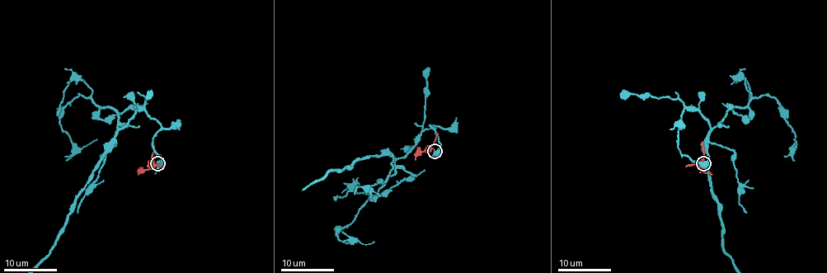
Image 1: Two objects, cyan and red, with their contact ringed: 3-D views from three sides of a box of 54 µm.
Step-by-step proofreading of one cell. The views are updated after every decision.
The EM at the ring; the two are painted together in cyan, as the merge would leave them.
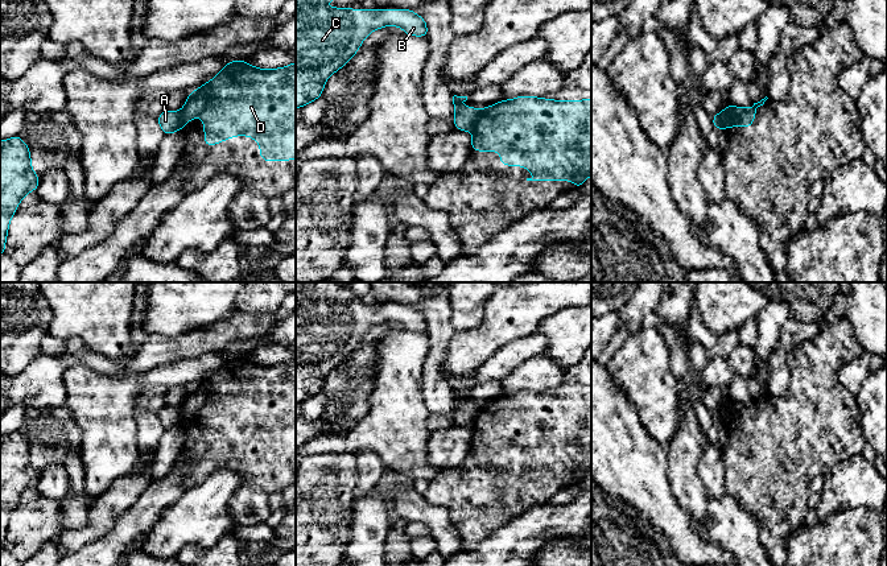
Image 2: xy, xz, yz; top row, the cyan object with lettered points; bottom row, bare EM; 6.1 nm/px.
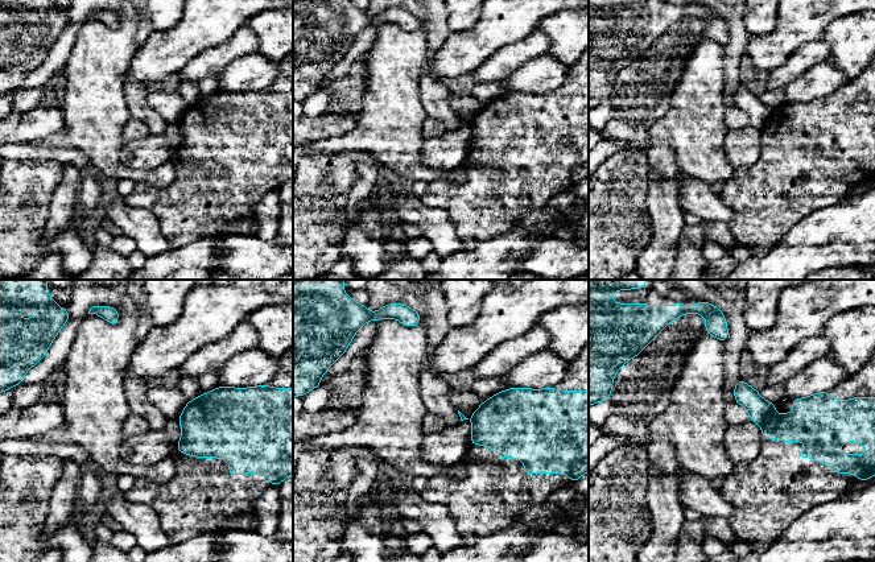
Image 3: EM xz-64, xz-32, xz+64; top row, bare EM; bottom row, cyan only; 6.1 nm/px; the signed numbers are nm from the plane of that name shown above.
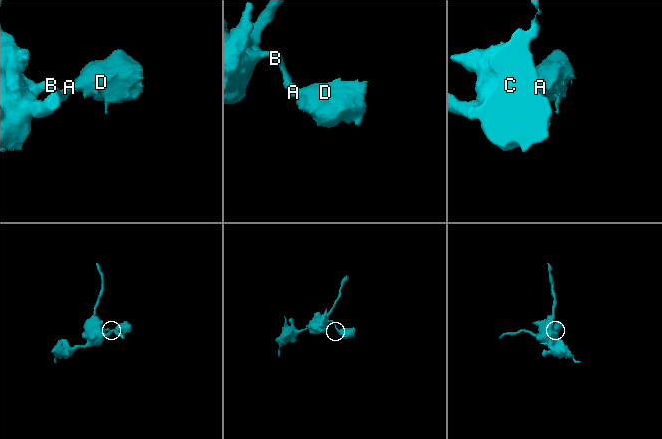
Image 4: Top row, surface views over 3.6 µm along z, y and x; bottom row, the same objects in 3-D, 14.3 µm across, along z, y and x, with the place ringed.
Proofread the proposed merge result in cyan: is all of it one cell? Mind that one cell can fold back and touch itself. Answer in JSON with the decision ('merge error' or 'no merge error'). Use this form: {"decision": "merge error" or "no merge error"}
{"decision": "merge error"}

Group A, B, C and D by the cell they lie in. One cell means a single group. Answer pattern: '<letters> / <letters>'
A B C / D

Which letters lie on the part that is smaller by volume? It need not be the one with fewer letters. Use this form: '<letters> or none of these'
D

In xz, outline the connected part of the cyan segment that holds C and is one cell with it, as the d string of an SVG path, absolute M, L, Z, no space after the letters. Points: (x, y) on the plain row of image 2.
M296 282L296 404L318 394L327 373L345 362L375 325L395 321L408 331L428 332L424 313L411 305L348 305L323 303L326 297L350 282Z

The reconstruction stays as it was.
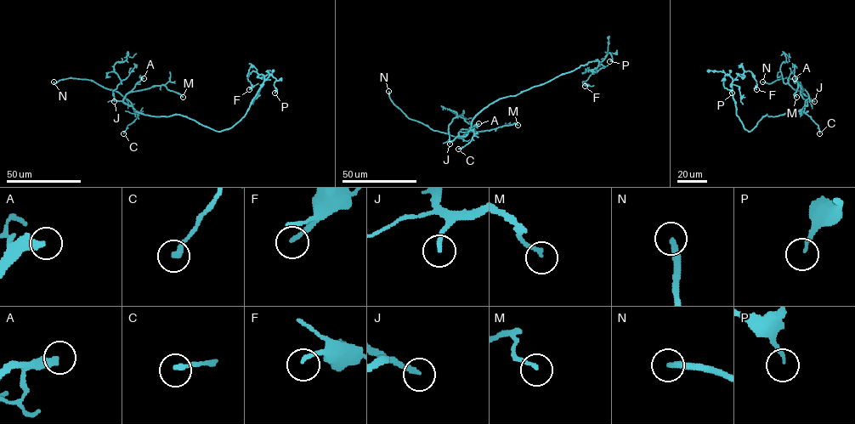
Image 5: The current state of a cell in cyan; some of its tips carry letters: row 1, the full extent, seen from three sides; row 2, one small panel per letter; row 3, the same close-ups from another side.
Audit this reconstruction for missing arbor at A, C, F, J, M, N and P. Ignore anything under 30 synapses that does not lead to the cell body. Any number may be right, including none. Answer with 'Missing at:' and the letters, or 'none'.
Missing at: A, N

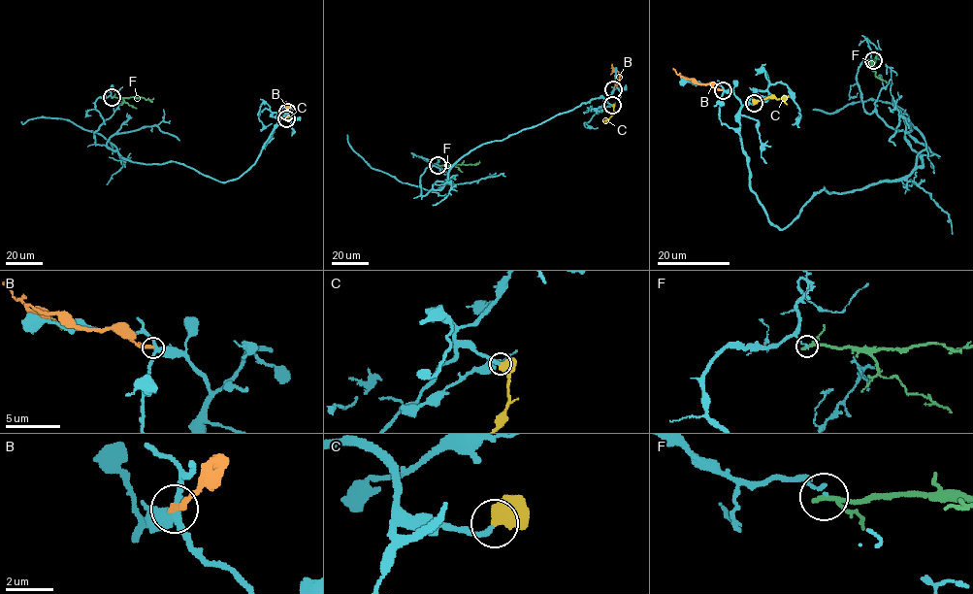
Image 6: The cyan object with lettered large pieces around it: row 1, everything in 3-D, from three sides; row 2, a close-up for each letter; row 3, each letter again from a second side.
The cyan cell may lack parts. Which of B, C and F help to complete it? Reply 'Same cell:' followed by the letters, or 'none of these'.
Same cell: C

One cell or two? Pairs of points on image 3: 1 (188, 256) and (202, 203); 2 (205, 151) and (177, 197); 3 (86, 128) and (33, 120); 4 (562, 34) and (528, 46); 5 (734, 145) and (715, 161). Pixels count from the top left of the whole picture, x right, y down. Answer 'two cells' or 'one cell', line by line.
1: two cells
2: one cell
3: two cells
4: two cells
5: two cells

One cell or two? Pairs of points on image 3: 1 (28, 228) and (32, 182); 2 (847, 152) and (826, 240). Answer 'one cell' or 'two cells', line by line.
1: one cell
2: two cells

